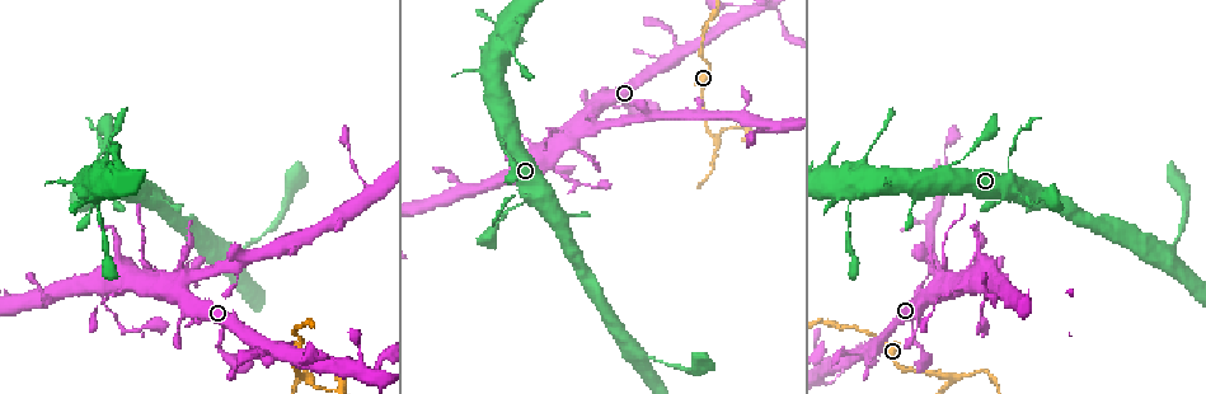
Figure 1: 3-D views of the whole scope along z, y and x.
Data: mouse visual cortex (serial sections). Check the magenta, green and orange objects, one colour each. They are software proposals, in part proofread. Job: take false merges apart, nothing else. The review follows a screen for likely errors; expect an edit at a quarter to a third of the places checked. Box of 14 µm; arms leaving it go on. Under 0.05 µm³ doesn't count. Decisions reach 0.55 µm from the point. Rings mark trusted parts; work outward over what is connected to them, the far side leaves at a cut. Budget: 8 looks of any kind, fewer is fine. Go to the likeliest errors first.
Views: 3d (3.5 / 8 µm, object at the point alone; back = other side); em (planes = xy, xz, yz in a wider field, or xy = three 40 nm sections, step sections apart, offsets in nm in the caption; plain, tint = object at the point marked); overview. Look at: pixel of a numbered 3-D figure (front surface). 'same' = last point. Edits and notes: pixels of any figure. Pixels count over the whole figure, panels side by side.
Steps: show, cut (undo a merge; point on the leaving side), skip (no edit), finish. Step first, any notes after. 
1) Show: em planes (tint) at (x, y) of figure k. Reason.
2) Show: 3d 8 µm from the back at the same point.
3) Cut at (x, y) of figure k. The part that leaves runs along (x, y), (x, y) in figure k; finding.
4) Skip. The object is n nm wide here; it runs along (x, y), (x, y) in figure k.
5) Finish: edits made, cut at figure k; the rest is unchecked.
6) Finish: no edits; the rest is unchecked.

Show: 3d 8 µm from the back at (92, 197) of figure 1. Abrupt turn.

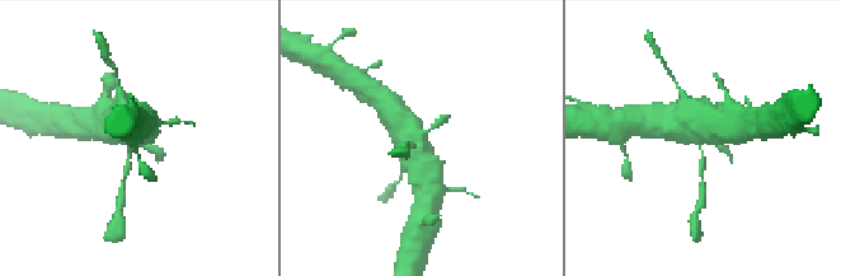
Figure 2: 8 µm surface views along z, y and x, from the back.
Show: em planes (tint) at (416, 150) of figure 2. Shape alone is not enough.

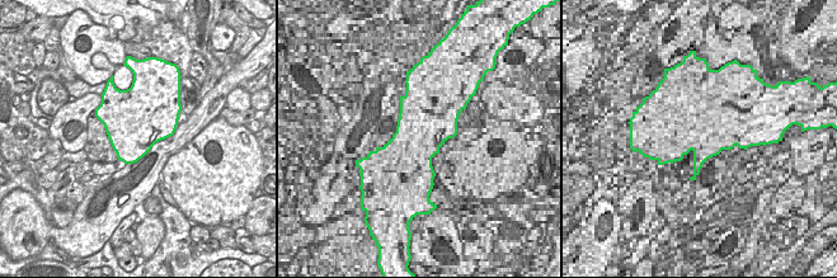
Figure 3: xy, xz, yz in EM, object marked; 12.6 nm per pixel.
Skip. Continuous, no second cell.

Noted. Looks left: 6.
Show: 3d 3.5 µm at (305, 376) of figure 1. Three arms meet.

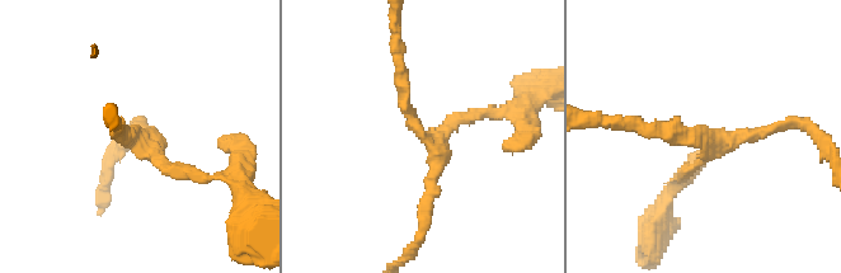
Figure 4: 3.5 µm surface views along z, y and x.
Show: em xy step 2 (plain) at (144, 139) of figure 4. 3 arms meet here; the arms are 150, 150, 200 nm wide.

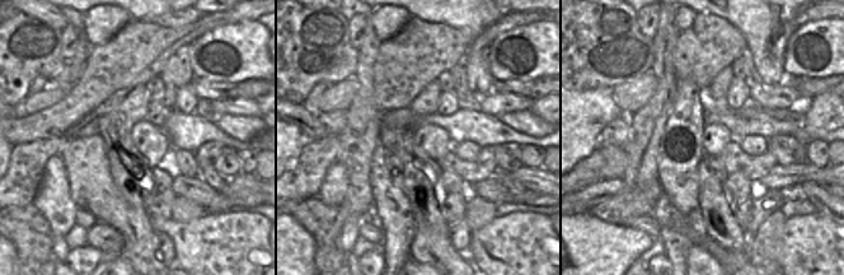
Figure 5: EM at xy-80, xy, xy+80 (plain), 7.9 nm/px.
Show: em xy step 2 (tint) at the same point.

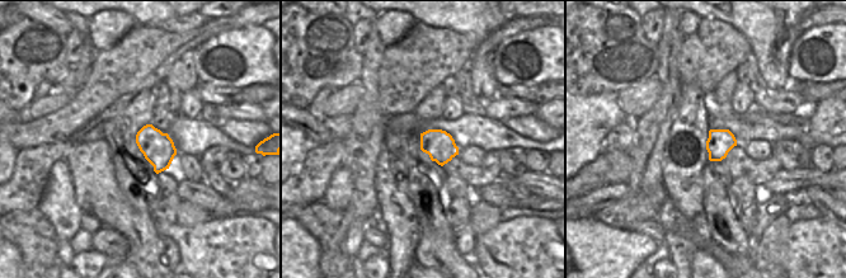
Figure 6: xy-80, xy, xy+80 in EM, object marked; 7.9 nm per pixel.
Skip. The object is 240 nm wide here; it runs along (117, 122), (168, 168), (211, 177) in figure 4; all the same cell.

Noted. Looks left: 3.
Show: 3d 8 µm at (590, 185) of figure 1. Sharp bend.

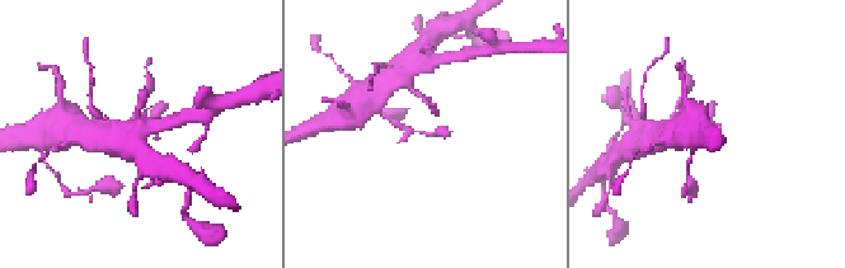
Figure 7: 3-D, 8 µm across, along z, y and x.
Show: em xy step 1 (tint) at (428, 133) of figure 7. Now the EM.

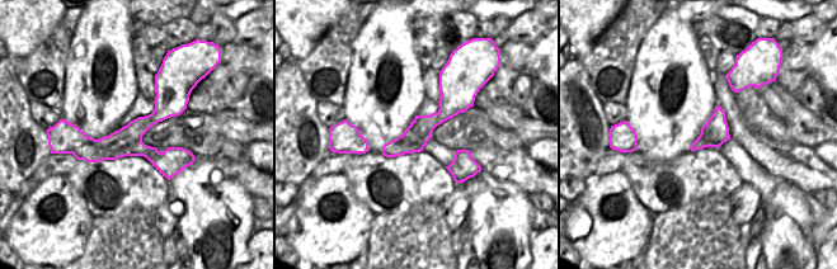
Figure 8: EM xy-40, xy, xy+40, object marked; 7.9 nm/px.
Skip. All the same cell.

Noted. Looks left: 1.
Finish: no edits; the rest is unchecked.

